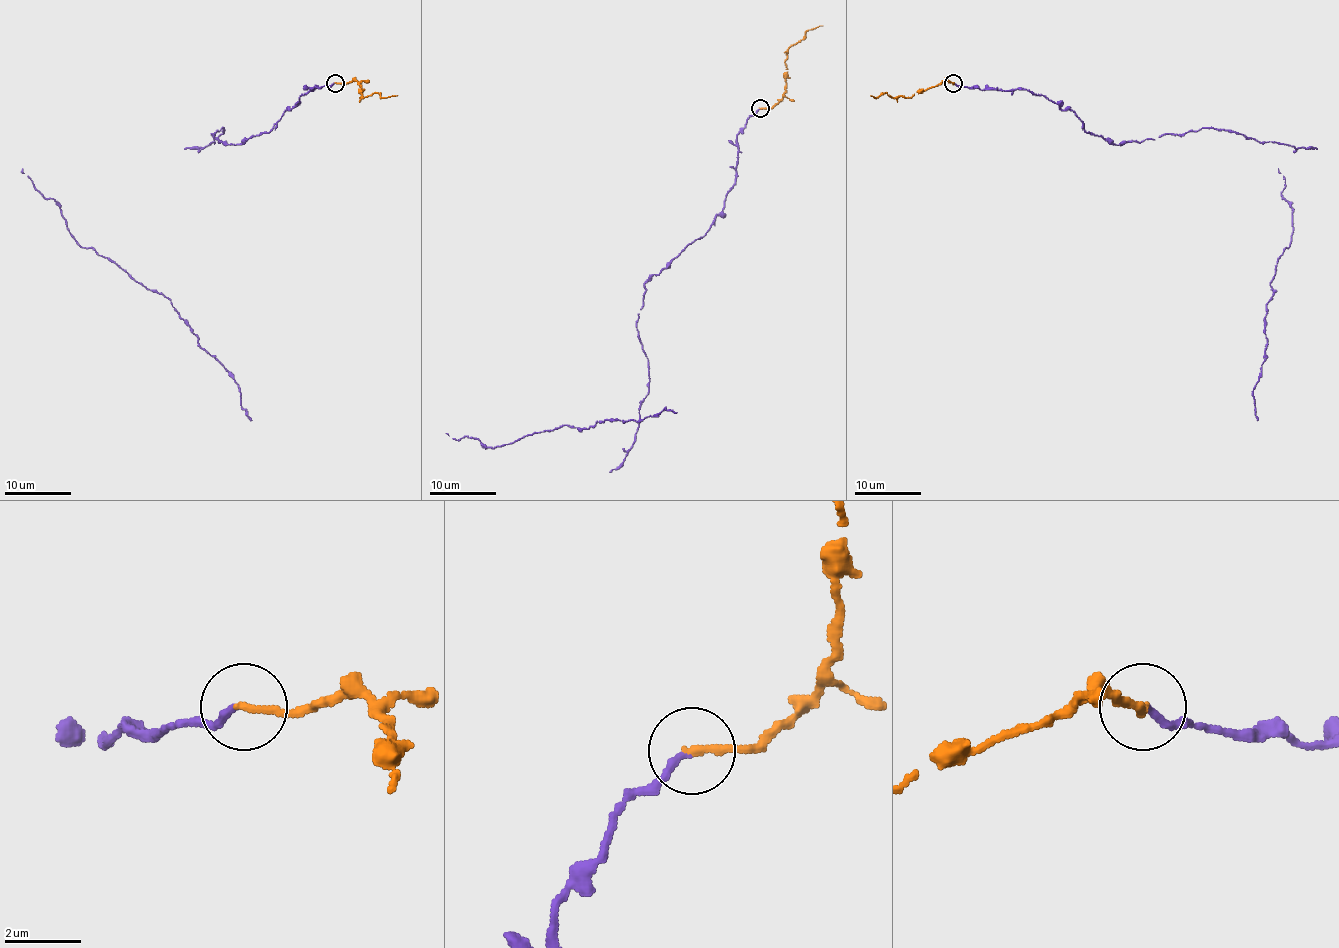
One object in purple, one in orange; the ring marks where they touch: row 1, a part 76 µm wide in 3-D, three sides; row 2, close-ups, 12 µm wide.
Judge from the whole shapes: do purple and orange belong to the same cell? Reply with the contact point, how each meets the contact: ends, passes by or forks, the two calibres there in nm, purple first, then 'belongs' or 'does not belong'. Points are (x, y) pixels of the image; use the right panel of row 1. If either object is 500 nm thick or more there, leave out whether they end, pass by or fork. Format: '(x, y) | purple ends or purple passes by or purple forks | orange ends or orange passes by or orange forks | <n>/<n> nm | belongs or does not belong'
(953, 83) | purple ends | orange ends | 160/220 nm | belongs

